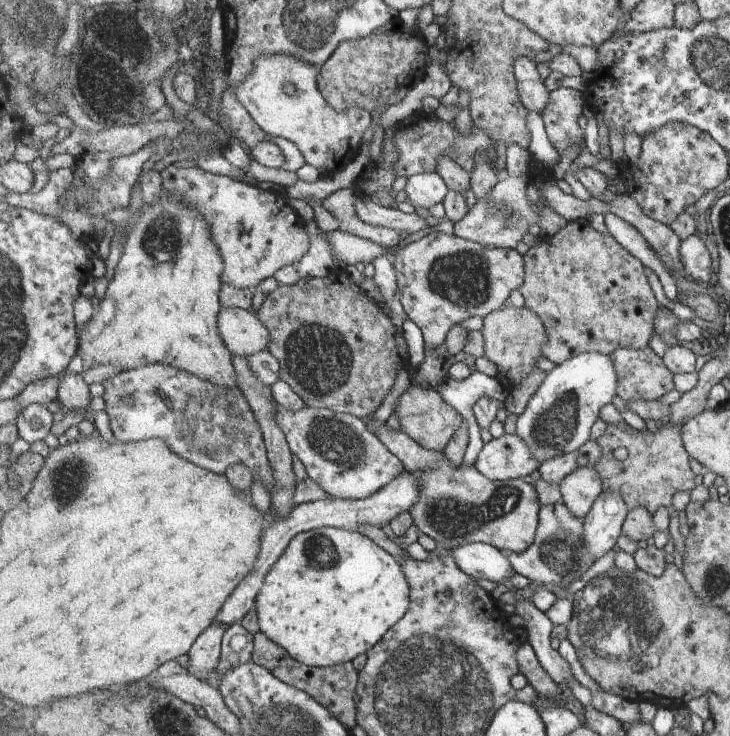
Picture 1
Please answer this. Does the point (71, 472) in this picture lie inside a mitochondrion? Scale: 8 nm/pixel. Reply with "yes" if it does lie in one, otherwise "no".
yes

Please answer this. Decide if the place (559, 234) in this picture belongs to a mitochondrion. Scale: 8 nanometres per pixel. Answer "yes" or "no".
no

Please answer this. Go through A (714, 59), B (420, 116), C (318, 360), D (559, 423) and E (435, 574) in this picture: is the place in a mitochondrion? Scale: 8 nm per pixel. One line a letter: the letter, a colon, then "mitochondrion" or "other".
A: mitochondrion
B: other
C: mitochondrion
D: mitochondrion
E: other

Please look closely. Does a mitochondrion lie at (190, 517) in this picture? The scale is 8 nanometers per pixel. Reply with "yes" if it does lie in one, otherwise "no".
no

